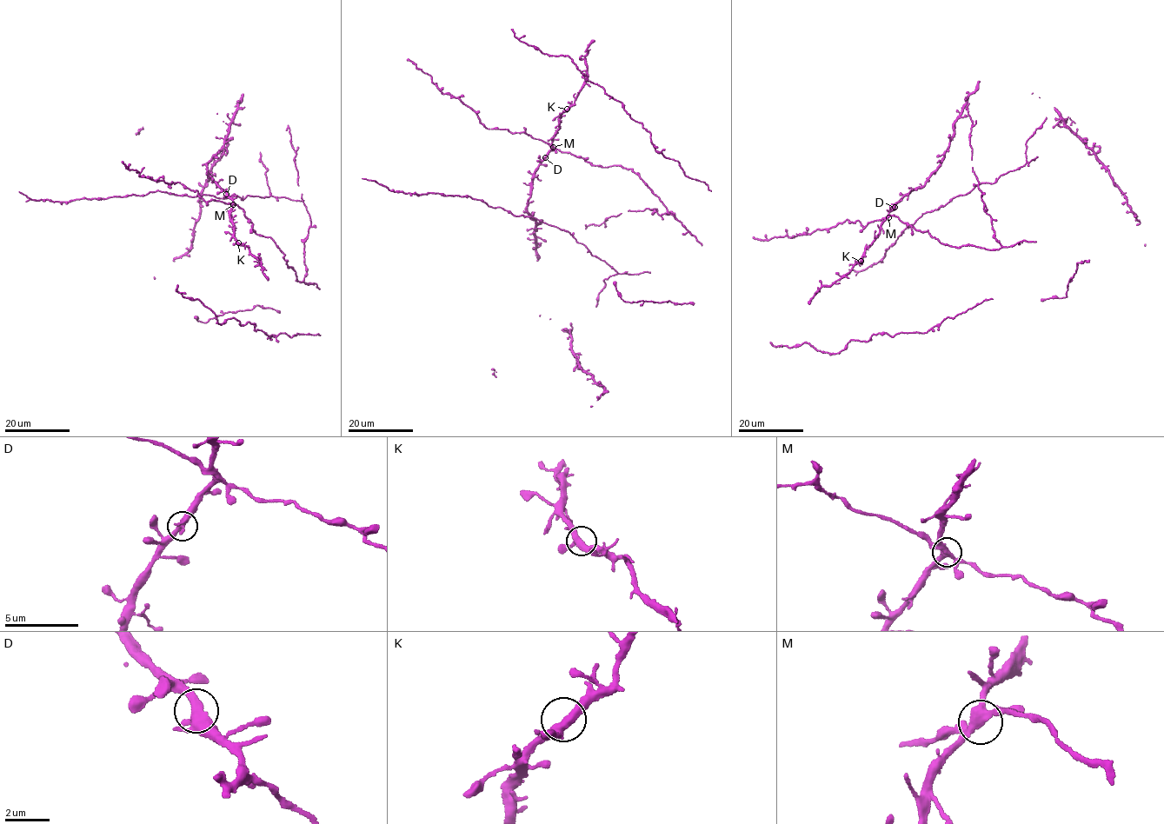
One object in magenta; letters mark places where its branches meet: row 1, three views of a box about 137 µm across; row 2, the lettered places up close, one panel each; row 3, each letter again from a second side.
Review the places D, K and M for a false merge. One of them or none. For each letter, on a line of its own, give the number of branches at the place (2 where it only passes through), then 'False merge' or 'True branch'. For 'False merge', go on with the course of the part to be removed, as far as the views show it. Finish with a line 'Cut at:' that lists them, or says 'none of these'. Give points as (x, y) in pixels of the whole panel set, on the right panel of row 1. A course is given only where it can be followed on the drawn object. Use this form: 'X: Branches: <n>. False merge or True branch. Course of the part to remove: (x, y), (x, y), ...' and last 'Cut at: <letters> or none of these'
D: Branches: 3. True branch
K: Branches: 3. True branch
M: Branches: 3. True branch
Cut at: none of these

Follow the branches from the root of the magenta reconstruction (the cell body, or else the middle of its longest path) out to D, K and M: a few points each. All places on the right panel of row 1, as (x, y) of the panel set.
D: (914, 189), (894, 207)
K: (914, 189), (888, 214), (881, 225), (879, 235), (866, 249), (861, 261)
M: (914, 189), (896, 203), (888, 216)

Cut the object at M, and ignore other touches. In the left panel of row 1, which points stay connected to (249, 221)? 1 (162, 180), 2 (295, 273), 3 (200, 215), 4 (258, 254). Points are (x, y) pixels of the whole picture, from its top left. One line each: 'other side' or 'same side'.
1: same side
2: same side
3: other side
4: other side

